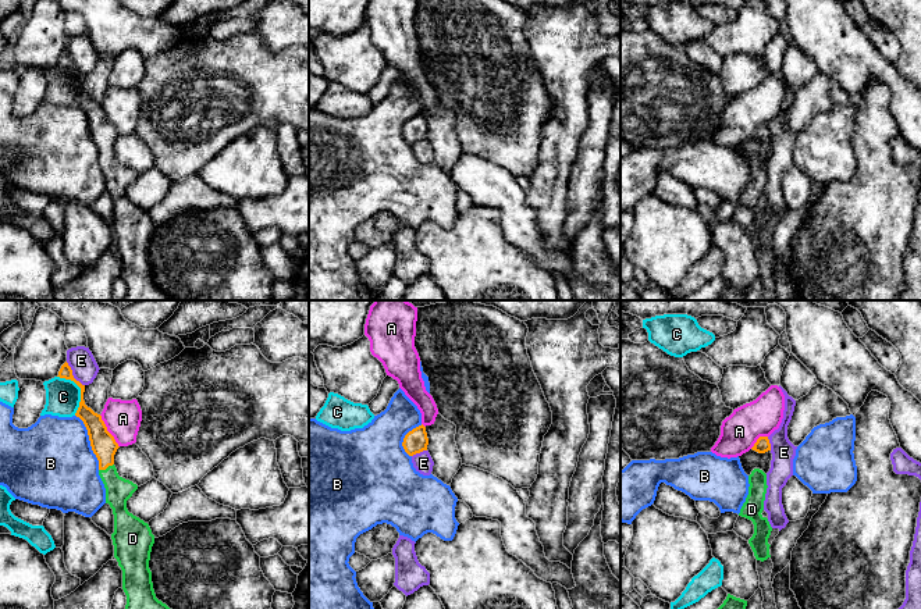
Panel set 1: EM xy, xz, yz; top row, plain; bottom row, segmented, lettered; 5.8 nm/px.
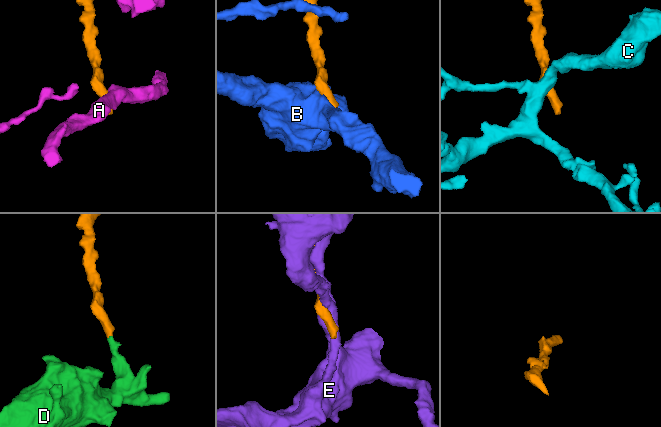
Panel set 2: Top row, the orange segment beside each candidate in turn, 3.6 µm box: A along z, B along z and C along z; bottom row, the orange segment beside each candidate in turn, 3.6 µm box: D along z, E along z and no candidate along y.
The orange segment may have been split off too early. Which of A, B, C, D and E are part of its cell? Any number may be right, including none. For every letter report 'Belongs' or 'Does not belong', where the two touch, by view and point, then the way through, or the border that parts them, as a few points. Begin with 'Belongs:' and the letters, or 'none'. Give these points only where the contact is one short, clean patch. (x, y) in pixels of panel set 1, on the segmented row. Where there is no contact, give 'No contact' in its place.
Belongs: D
A: Does not belong. Touches orange at xy (107, 431)
B: Does not belong. Touches orange at xy (91, 442)
C: Does not belong. Touches orange at xy (81, 391). Boundary: xy (57, 376), (71, 380), (79, 388), (79, 406), (75, 415)
D: Belongs. Touches orange at xy (106, 467). Path across: xy (103, 444), (106, 467), (118, 490)
E: Does not belong. Touches orange at xy (71, 374)

